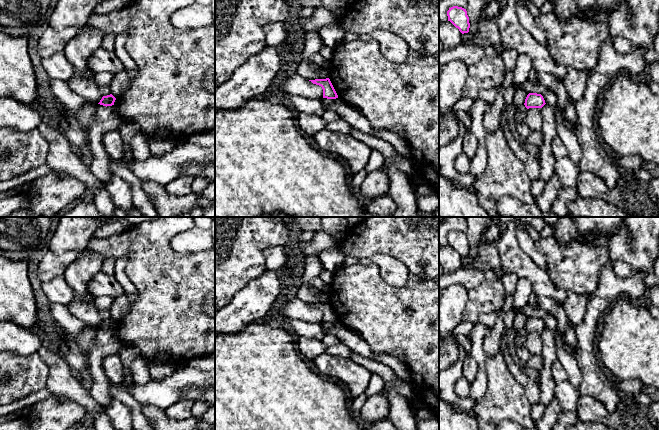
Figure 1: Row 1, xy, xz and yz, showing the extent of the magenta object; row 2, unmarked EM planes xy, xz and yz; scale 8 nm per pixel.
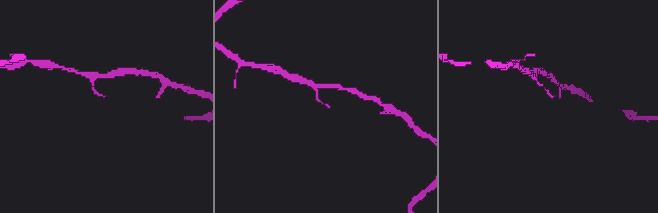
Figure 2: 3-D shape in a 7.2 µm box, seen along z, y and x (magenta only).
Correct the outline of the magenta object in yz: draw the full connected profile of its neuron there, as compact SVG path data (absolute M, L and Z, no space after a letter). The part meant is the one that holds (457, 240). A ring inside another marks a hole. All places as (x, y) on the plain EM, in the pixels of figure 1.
M453 230L447 235L448 245L450 245L459 255L464 258L469 256L470 247L466 233Z

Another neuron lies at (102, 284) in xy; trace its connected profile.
M102 270L89 282L89 291L94 297L108 296L115 299L126 294L117 279Z

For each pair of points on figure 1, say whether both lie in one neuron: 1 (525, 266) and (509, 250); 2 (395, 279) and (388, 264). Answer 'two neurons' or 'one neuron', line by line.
1: one neuron
2: one neuron

